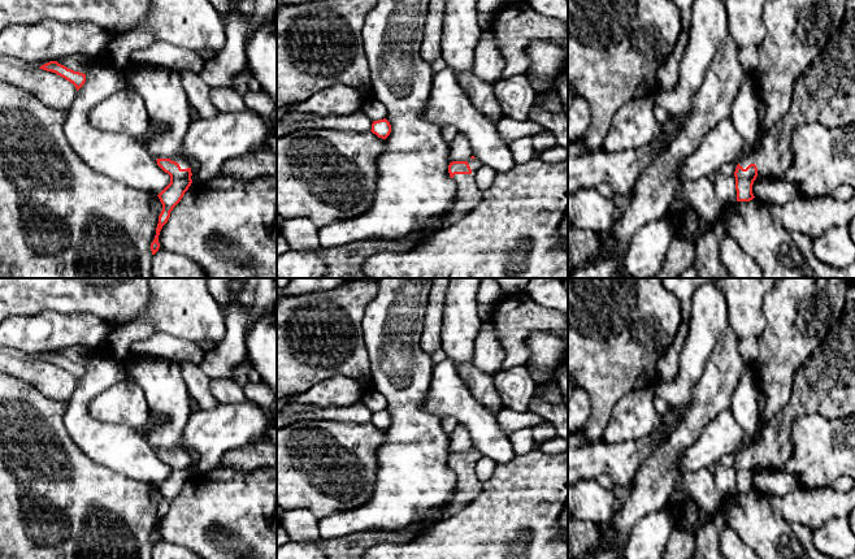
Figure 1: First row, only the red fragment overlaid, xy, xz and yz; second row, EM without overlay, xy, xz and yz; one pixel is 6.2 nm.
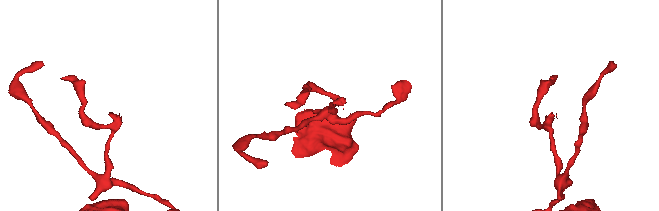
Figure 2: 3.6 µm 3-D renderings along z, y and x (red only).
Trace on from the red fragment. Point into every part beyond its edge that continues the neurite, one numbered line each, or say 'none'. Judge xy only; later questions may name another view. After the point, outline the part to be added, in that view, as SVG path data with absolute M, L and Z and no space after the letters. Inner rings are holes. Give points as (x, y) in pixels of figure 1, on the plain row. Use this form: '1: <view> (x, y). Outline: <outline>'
1: xy (181, 450). Outline: M179 446L179 447L177 447L174 450L170 450L170 451L178 454L181 460L190 459L190 455L188 455L187 450L183 446Z

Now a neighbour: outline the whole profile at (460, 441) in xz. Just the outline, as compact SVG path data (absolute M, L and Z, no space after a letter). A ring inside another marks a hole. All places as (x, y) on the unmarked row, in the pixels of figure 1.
M457 424L450 434L450 454L468 452L473 447L472 437L464 425Z

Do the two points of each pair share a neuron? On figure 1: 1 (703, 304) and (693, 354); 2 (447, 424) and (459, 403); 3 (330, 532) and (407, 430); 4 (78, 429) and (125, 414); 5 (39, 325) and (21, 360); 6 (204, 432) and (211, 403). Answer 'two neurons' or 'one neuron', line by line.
1: one neuron
2: two neurons
3: one neuron
4: two neurons
5: two neurons
6: two neurons

